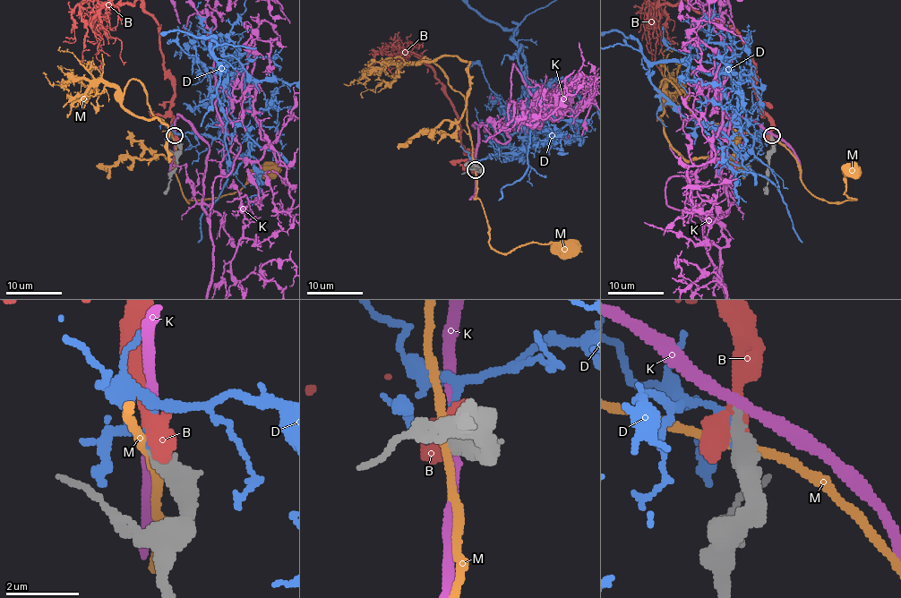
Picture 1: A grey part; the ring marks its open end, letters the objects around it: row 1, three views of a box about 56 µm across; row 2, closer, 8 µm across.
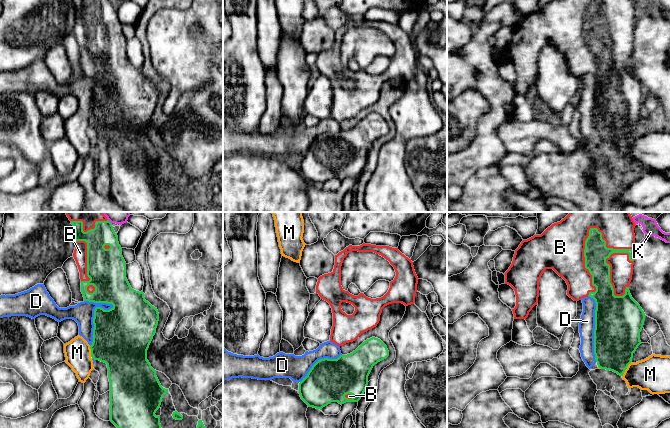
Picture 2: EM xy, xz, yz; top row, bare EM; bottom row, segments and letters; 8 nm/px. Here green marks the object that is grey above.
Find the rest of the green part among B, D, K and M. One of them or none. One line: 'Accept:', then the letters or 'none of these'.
Accept: B

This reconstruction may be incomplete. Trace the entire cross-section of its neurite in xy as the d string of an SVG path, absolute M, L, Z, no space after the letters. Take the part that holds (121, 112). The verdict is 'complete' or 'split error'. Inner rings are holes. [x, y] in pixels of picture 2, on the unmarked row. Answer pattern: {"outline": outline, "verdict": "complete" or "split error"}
{"outline": "M72 0L75 6L76 23L73 29L73 33L76 37L80 48L81 55L81 68L84 73L84 77L94 79L107 79L112 80L113 83L109 86L104 86L101 83L96 83L94 86L93 94L93 118L90 121L91 133L94 136L99 136L107 140L108 154L110 158L110 197L127 212L159 212L162 208L160 200L160 192L156 192L155 189L159 185L163 172L168 169L168 165L161 162L157 152L156 146L151 143L151 140L147 136L147 126L156 109L156 104L159 97L159 89L157 84L152 82L148 77L145 76L143 67L139 68L131 64L126 54L126 38L122 32L122 25L118 18L117 9L114 7L112 0Z", "verdict": "split error"}

